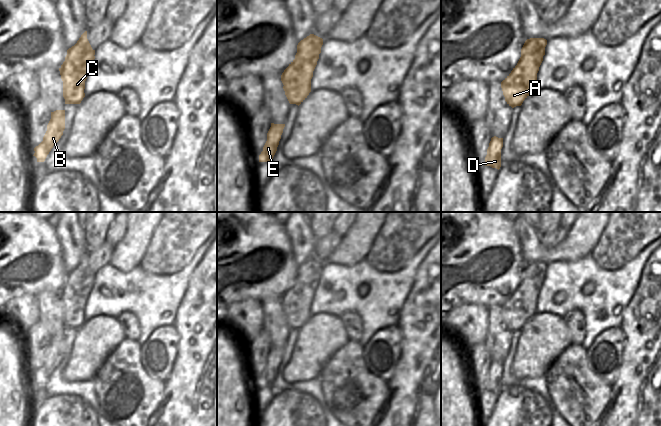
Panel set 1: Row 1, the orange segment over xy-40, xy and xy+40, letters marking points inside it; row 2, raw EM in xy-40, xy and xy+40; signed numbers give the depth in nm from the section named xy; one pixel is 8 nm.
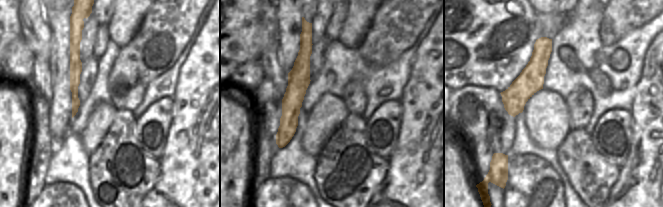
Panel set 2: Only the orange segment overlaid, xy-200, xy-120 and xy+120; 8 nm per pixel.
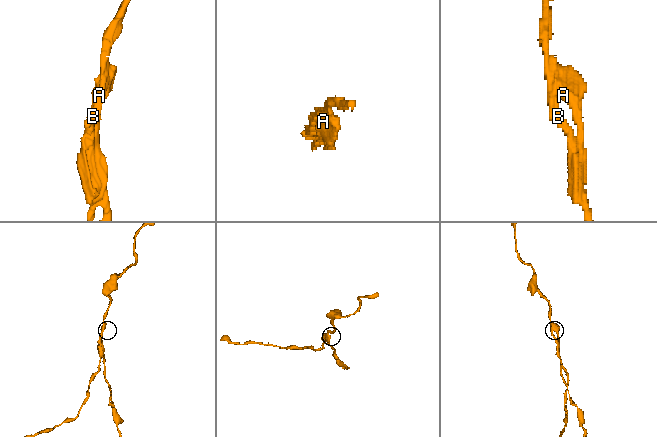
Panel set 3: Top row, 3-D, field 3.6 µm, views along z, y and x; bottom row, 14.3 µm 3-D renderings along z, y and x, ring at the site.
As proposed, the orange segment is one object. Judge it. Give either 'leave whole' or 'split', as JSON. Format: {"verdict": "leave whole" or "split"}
{"verdict": "split"}

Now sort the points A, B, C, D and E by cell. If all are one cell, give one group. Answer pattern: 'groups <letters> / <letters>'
groups A C / B D E

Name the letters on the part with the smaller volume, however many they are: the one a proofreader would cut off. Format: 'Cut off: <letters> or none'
Cut off: A, C.

